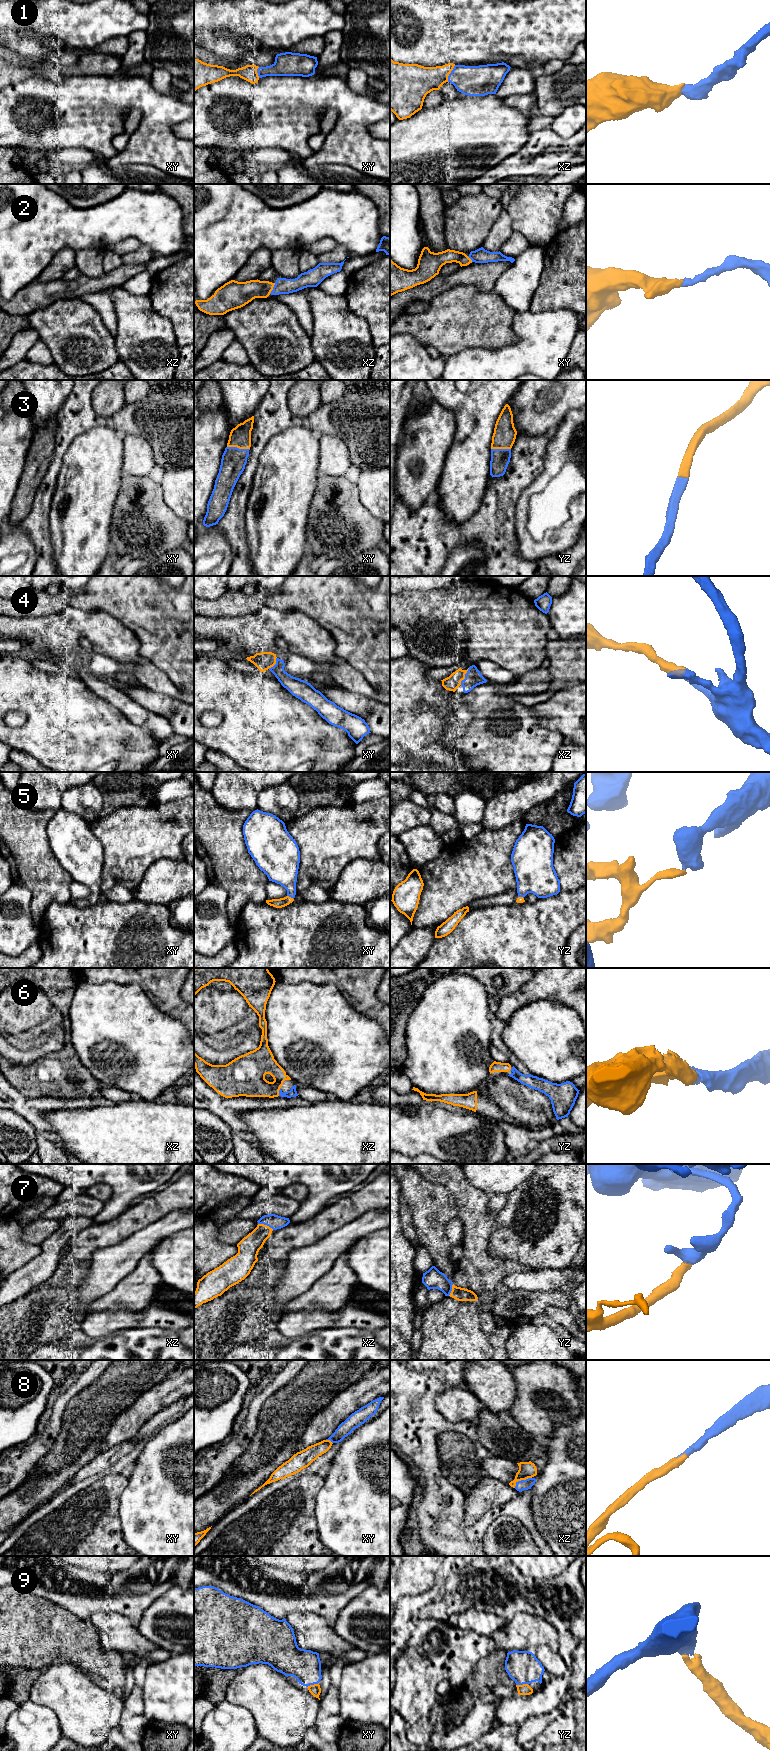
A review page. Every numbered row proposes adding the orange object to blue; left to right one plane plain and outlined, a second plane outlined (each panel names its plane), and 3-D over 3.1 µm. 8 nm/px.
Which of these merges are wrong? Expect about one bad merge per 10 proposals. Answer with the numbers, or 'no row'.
no row

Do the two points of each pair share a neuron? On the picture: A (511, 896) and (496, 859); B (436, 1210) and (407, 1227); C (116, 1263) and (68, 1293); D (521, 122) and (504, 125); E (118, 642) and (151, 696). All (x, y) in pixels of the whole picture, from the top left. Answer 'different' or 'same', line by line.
A: different
B: different
C: different
D: same
E: different

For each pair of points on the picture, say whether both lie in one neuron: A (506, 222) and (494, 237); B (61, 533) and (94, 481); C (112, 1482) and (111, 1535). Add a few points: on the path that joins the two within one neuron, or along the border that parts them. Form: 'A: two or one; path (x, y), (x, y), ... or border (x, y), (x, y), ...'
A: one; path (503, 226), (498, 233)
B: one; path (74, 520), (81, 513), (85, 494)
C: one; path (110, 1495), (110, 1522)

